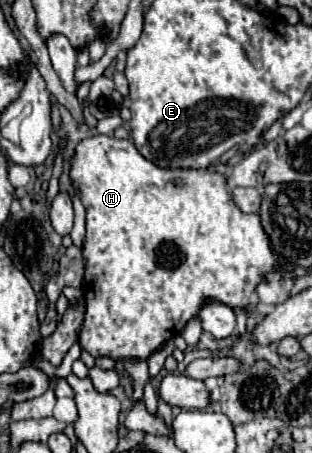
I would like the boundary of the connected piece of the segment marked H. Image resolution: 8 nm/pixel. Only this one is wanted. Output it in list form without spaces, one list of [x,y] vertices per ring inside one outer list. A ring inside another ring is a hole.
[[[98,133],[98,135],[92,135],[92,137],[78,143],[76,155],[72,159],[70,177],[74,181],[74,187],[80,191],[80,199],[86,207],[86,217],[88,217],[86,239],[82,245],[82,257],[86,263],[86,275],[84,275],[84,285],[82,285],[82,291],[86,297],[86,315],[84,315],[84,325],[80,329],[80,341],[78,343],[92,357],[104,357],[106,355],[114,361],[118,361],[118,359],[124,361],[126,371],[134,379],[134,399],[142,399],[142,389],[144,389],[144,383],[148,381],[148,357],[154,351],[162,349],[166,345],[166,341],[170,341],[170,337],[180,335],[182,329],[186,327],[186,323],[194,317],[198,317],[200,309],[206,303],[218,301],[218,303],[224,303],[232,309],[238,307],[242,311],[248,311],[248,307],[254,301],[256,287],[260,285],[262,277],[266,277],[272,271],[280,271],[280,273],[294,271],[294,265],[288,261],[288,257],[284,257],[272,249],[270,235],[262,229],[260,215],[258,213],[242,213],[232,199],[232,191],[228,189],[226,175],[222,175],[214,169],[162,169],[162,167],[150,163],[148,159],[144,159],[130,139],[116,139],[112,135],[100,135]]]

